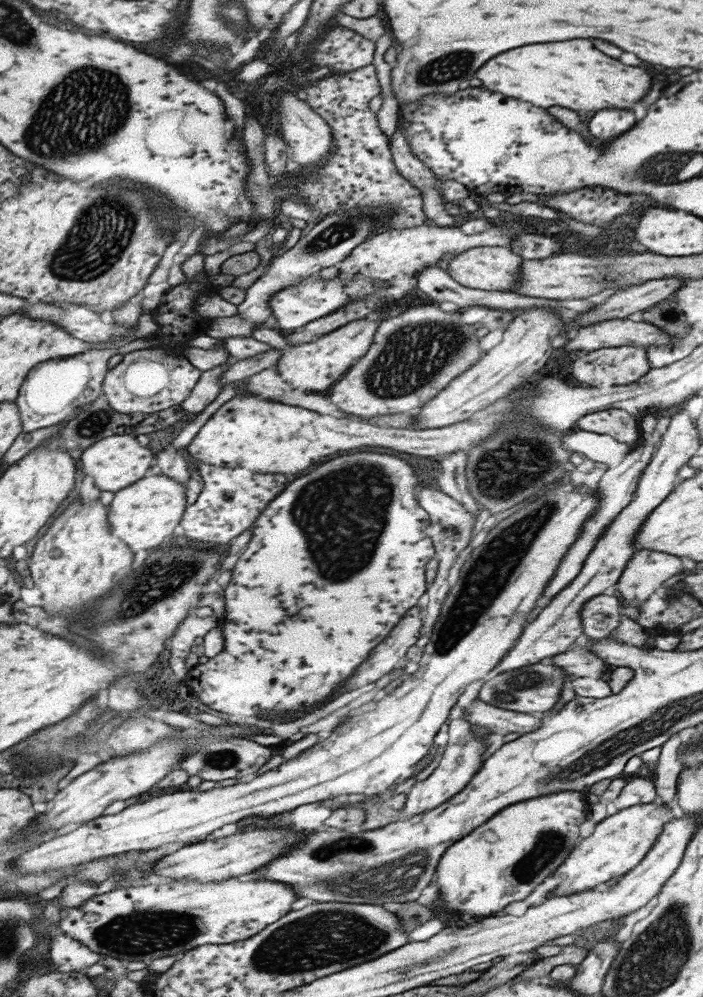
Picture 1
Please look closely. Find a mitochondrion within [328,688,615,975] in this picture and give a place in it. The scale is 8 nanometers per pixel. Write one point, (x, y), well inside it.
(551, 845)

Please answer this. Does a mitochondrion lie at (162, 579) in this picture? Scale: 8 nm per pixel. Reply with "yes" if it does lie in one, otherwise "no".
yes

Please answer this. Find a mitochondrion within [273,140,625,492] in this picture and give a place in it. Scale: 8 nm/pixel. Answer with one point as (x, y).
(412, 356)

